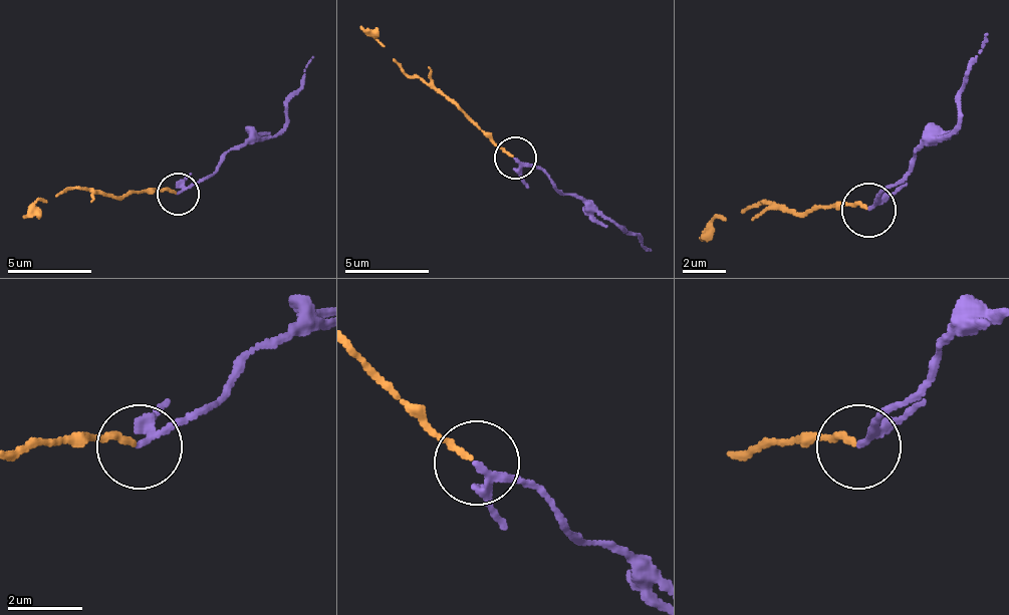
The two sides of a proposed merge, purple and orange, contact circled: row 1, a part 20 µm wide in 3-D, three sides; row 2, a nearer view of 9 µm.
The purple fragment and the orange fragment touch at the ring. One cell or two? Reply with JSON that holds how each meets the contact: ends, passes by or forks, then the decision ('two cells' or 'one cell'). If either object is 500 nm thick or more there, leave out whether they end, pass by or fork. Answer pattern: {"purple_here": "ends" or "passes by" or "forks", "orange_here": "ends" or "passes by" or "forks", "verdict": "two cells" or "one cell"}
{"purple_here": "forks", "orange_here": "ends", "verdict": "one cell"}

